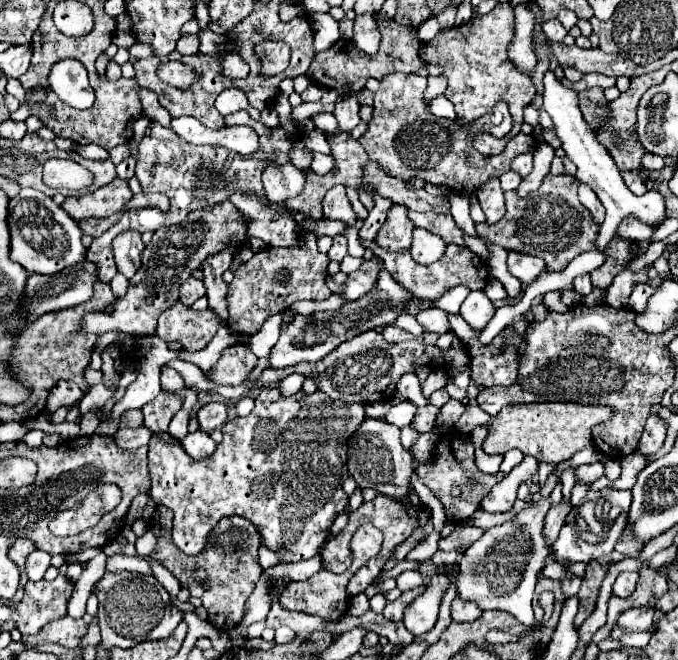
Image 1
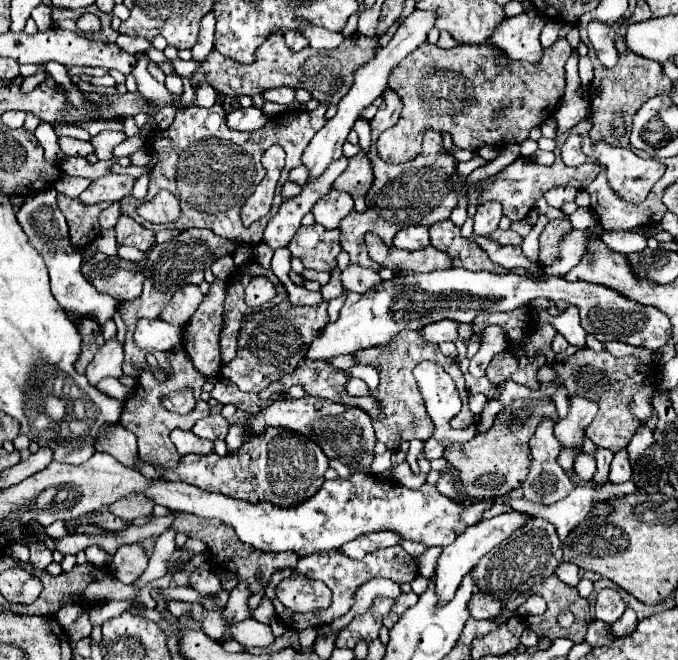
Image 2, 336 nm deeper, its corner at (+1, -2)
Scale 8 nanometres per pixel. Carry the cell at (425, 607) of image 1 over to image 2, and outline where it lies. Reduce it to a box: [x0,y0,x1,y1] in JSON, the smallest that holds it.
[433,512,527,604]

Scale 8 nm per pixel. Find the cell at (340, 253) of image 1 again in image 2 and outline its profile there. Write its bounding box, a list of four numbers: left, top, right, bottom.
[341,262,381,292]

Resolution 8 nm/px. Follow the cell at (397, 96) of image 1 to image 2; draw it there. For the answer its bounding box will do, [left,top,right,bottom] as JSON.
[333,150,373,212]

